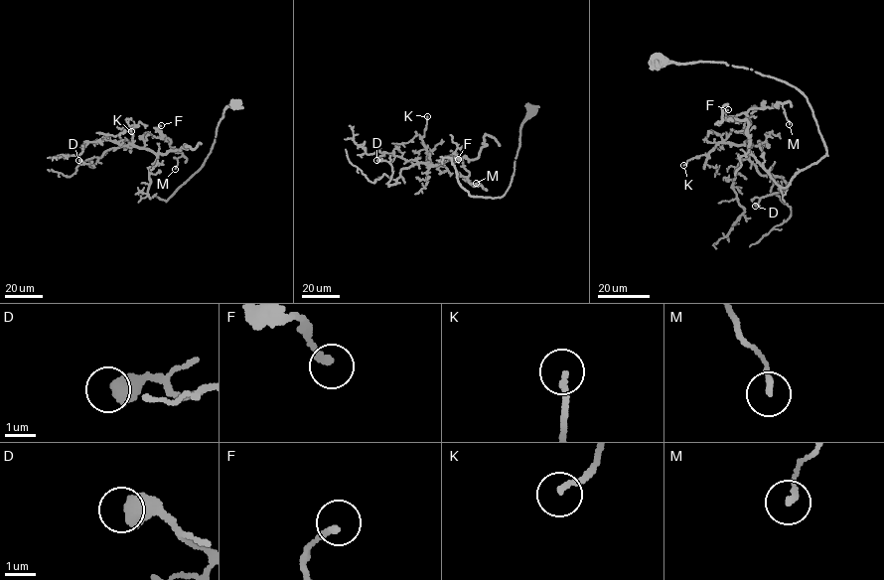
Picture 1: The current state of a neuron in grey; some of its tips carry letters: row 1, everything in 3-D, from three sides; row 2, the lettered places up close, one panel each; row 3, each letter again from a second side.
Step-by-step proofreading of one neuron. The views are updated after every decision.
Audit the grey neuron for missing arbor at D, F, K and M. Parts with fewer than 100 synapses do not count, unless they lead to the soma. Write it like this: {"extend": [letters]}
{"extend": []}

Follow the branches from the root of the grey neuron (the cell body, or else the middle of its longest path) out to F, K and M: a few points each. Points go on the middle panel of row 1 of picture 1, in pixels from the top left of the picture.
F: (532, 110), (503, 196), (470, 195), (449, 156), (455, 154), (440, 166), (467, 179), (458, 159)
K: (532, 110), (511, 186), (494, 198), (460, 185), (455, 154), (431, 164), (421, 137), (427, 116)
M: (532, 110), (503, 196), (470, 195), (449, 156), (455, 154), (440, 165), (476, 183)

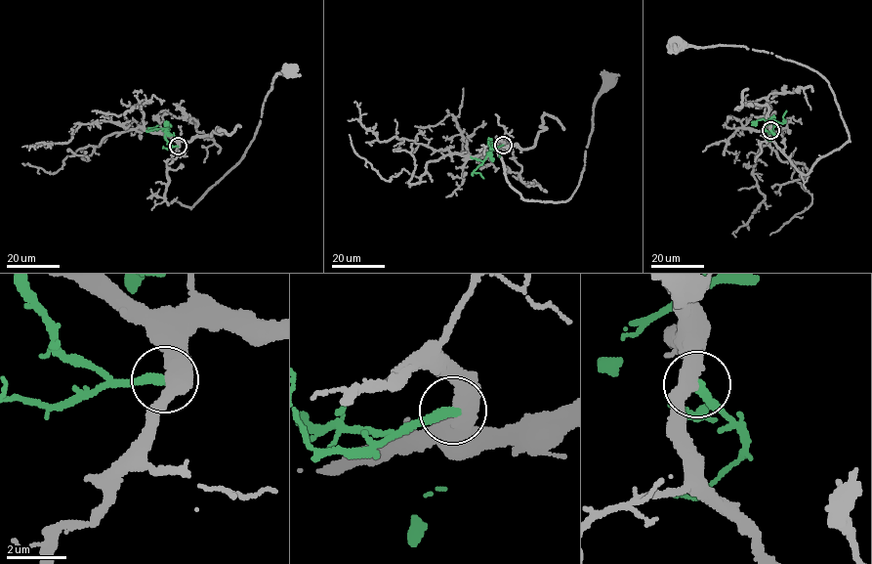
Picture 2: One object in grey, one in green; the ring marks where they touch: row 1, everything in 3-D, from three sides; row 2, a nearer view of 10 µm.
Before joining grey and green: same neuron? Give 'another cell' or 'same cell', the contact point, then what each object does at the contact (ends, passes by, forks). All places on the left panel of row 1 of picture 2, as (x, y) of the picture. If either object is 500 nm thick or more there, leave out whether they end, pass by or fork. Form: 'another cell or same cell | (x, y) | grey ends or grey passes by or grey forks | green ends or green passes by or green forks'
another cell | (178, 146) | grey passes by | green ends

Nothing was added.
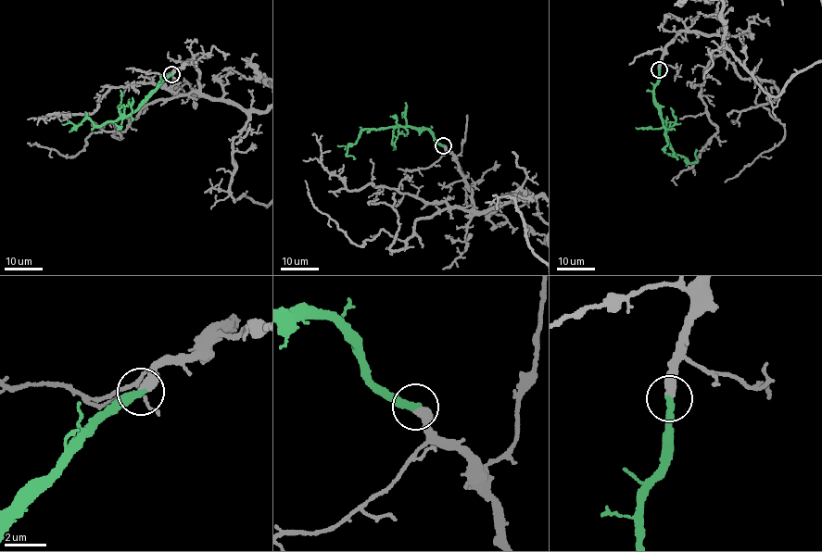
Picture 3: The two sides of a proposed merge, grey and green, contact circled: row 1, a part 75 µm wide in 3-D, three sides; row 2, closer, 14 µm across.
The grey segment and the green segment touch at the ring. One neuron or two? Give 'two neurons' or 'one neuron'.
one neuron

